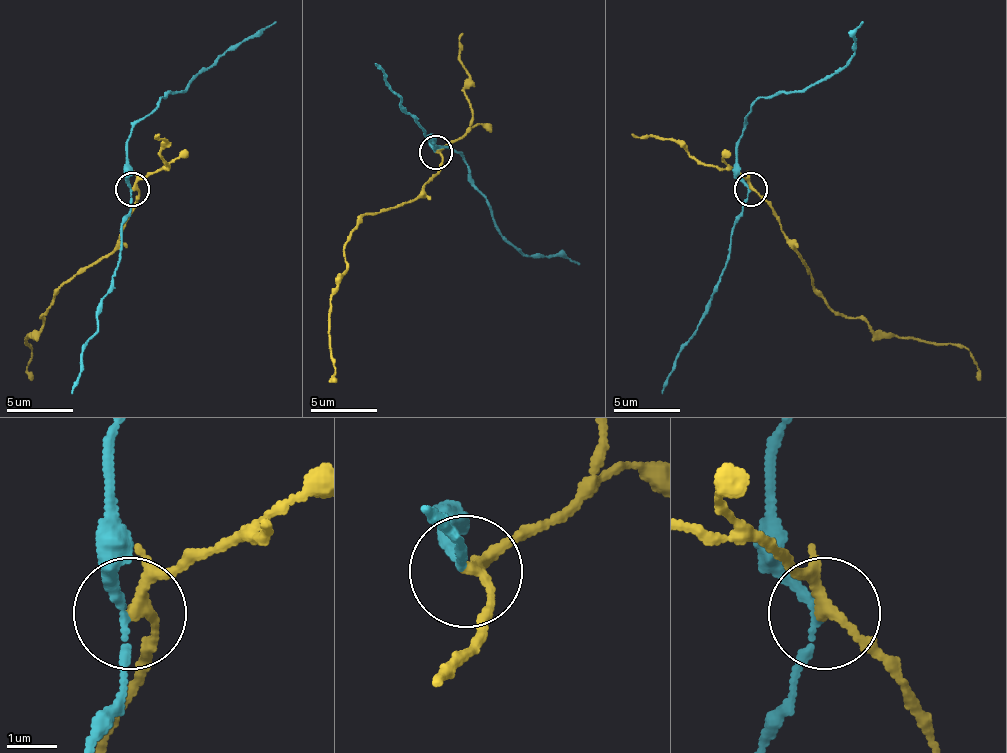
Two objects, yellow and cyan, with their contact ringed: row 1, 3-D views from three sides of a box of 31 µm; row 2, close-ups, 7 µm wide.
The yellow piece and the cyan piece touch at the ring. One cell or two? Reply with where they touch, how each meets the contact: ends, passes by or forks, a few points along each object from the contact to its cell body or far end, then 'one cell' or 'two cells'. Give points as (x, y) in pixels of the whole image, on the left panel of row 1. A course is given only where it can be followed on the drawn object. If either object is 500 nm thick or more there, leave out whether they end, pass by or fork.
at (132, 189); yellow forks there; cyan passes by; yellow runs (133, 188), (140, 198), (120, 242), (66, 282), (42, 312), (42, 326), (26, 339), (32, 379); cyan runs (130, 188), (126, 141), (143, 118), (163, 98), (183, 91), (223, 54), (277, 21); two cells

